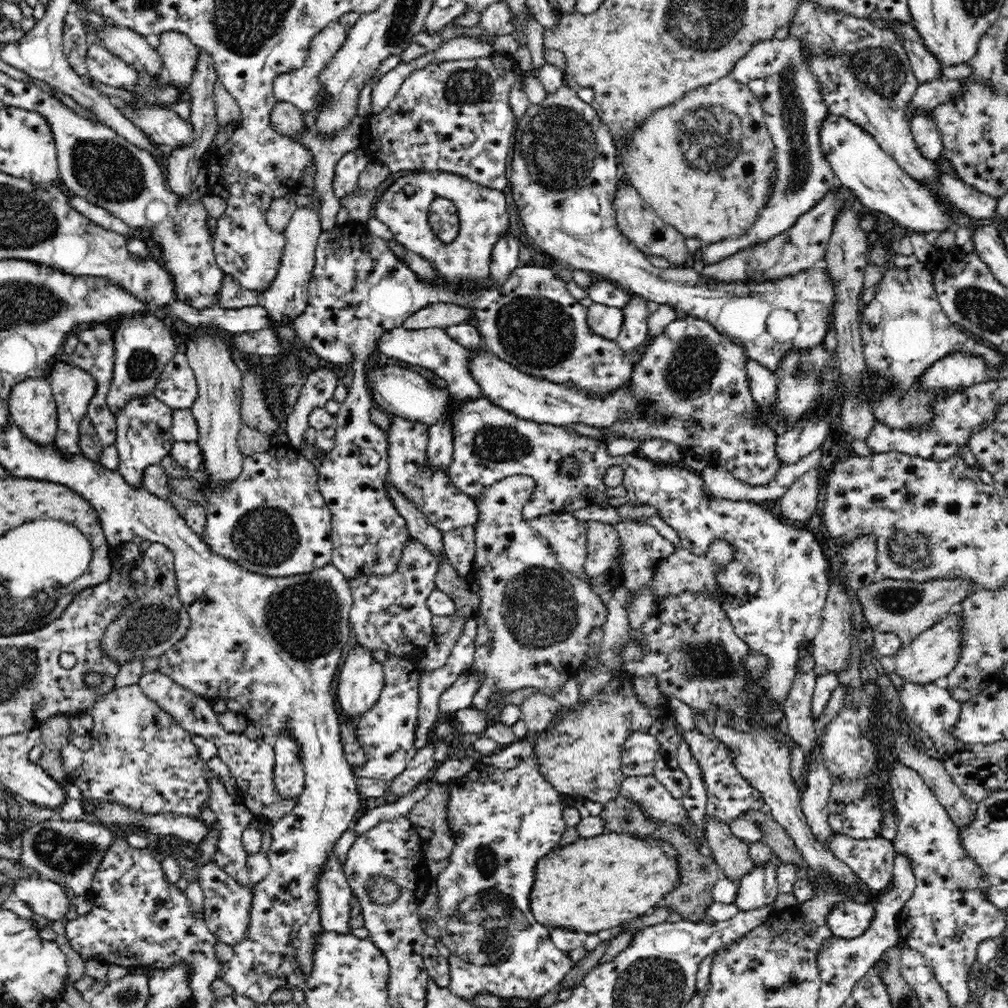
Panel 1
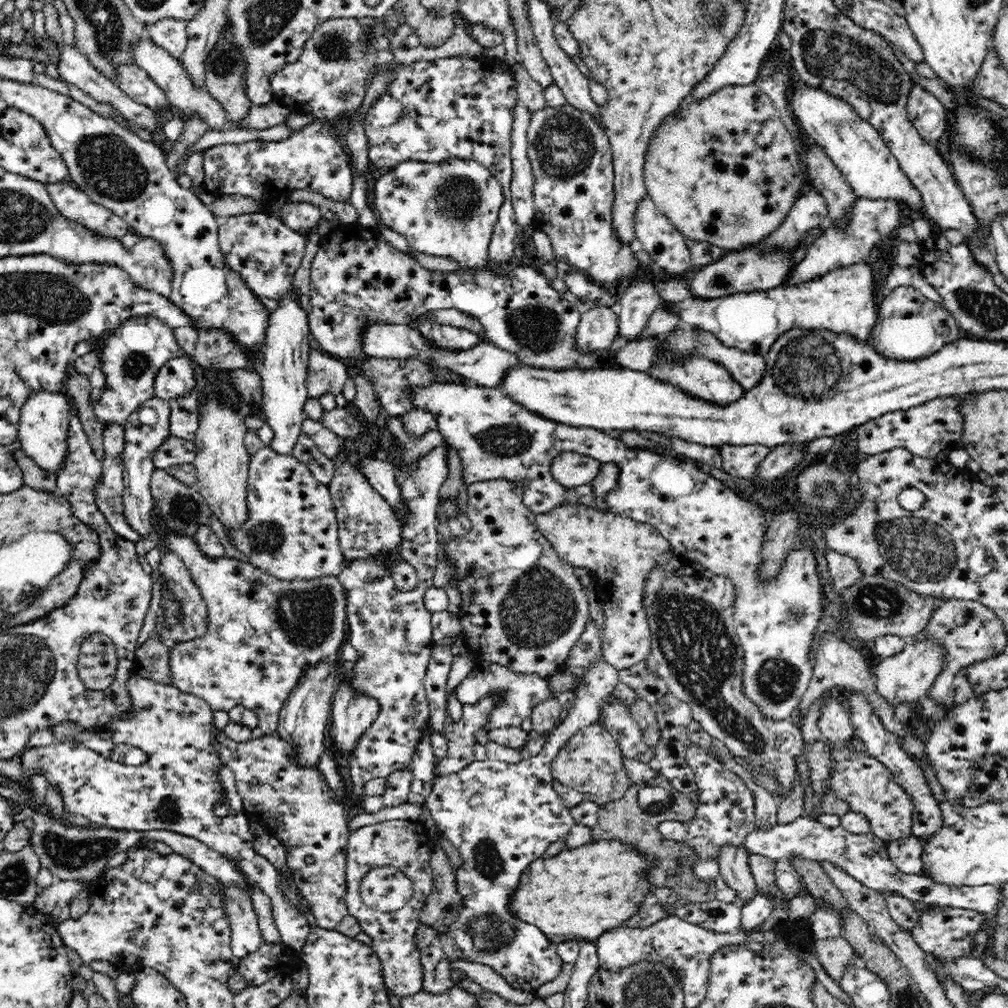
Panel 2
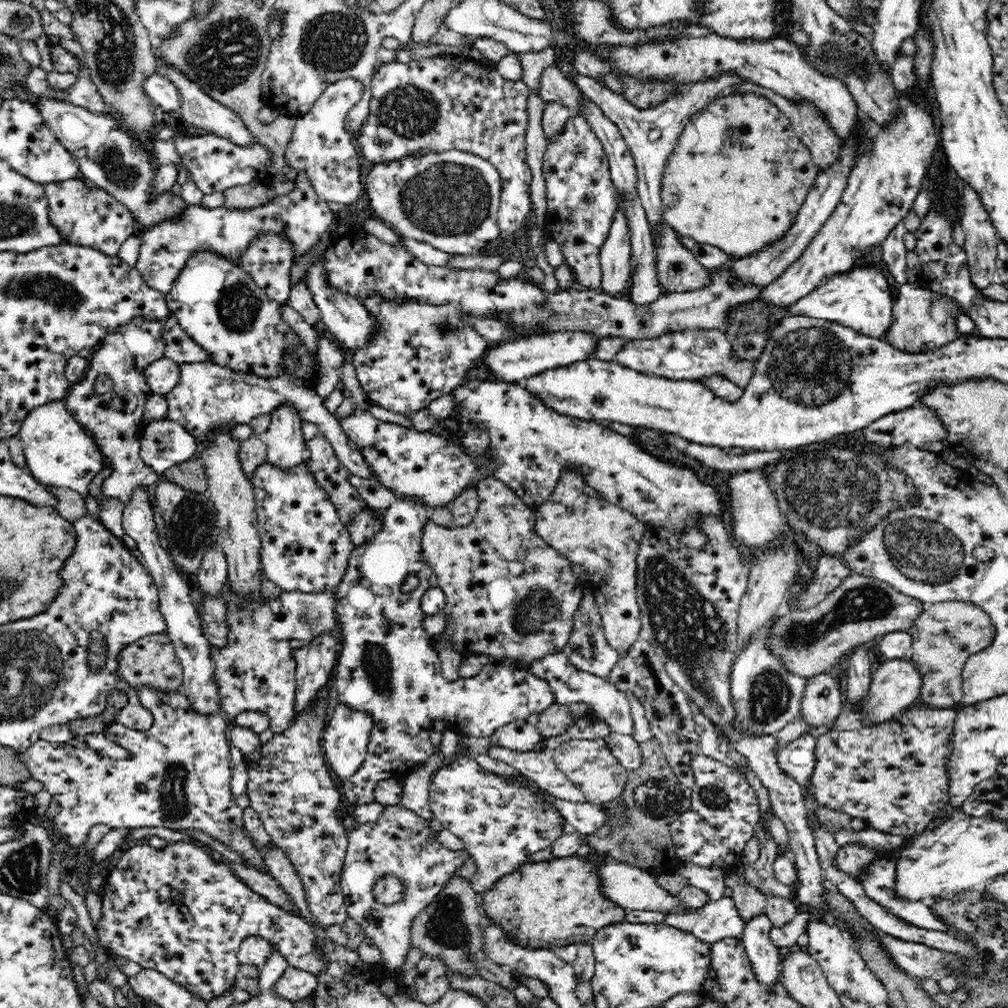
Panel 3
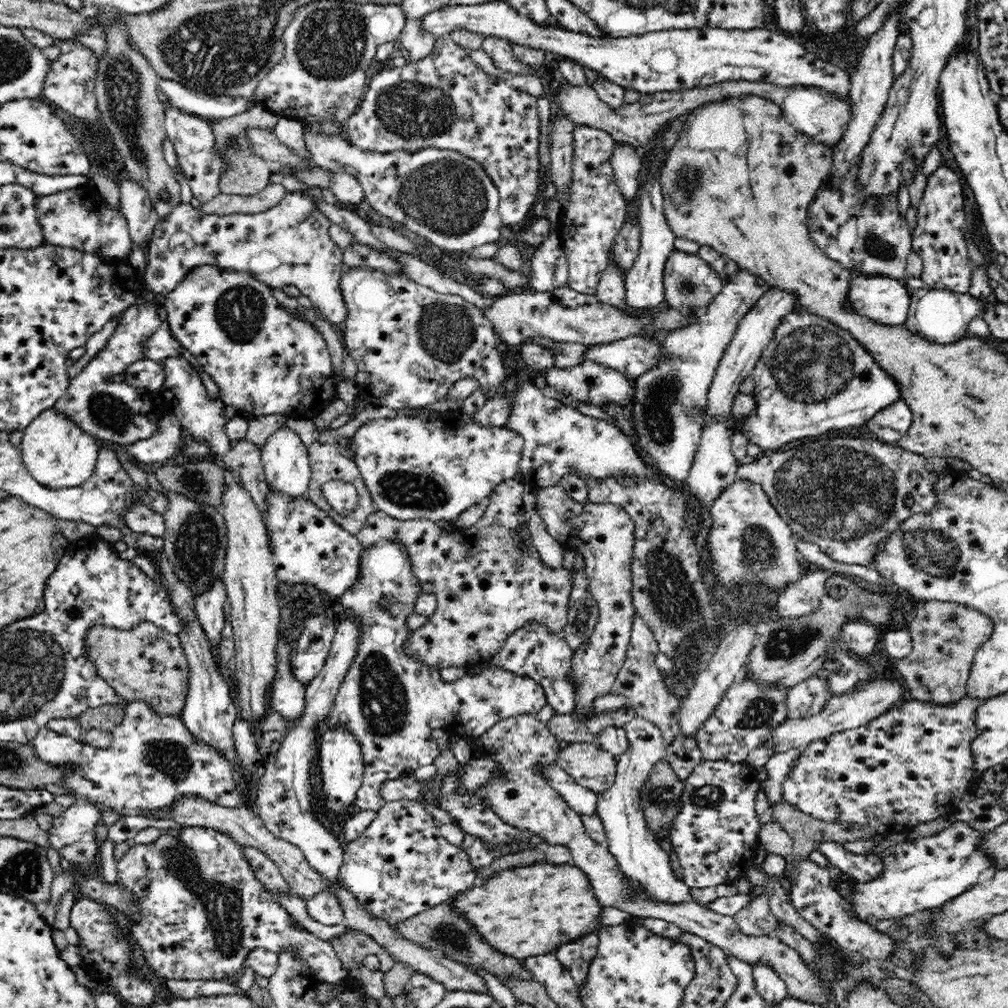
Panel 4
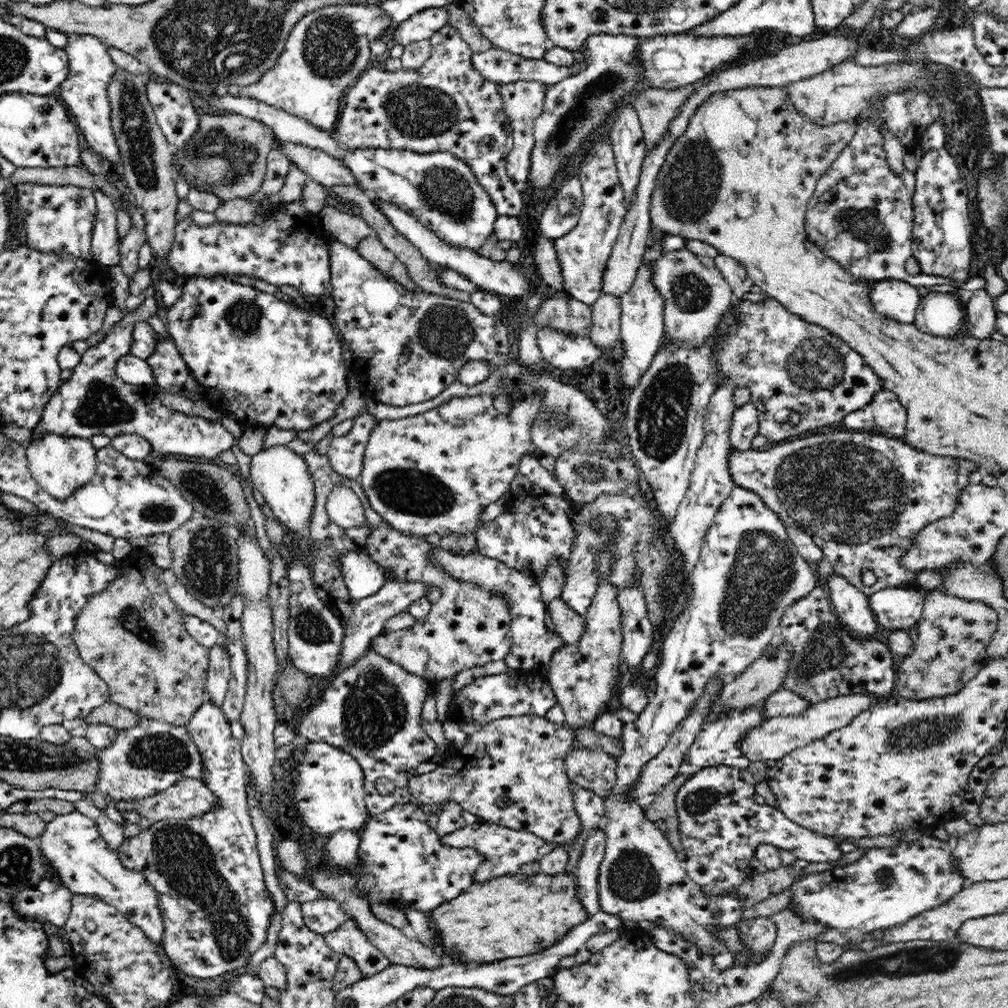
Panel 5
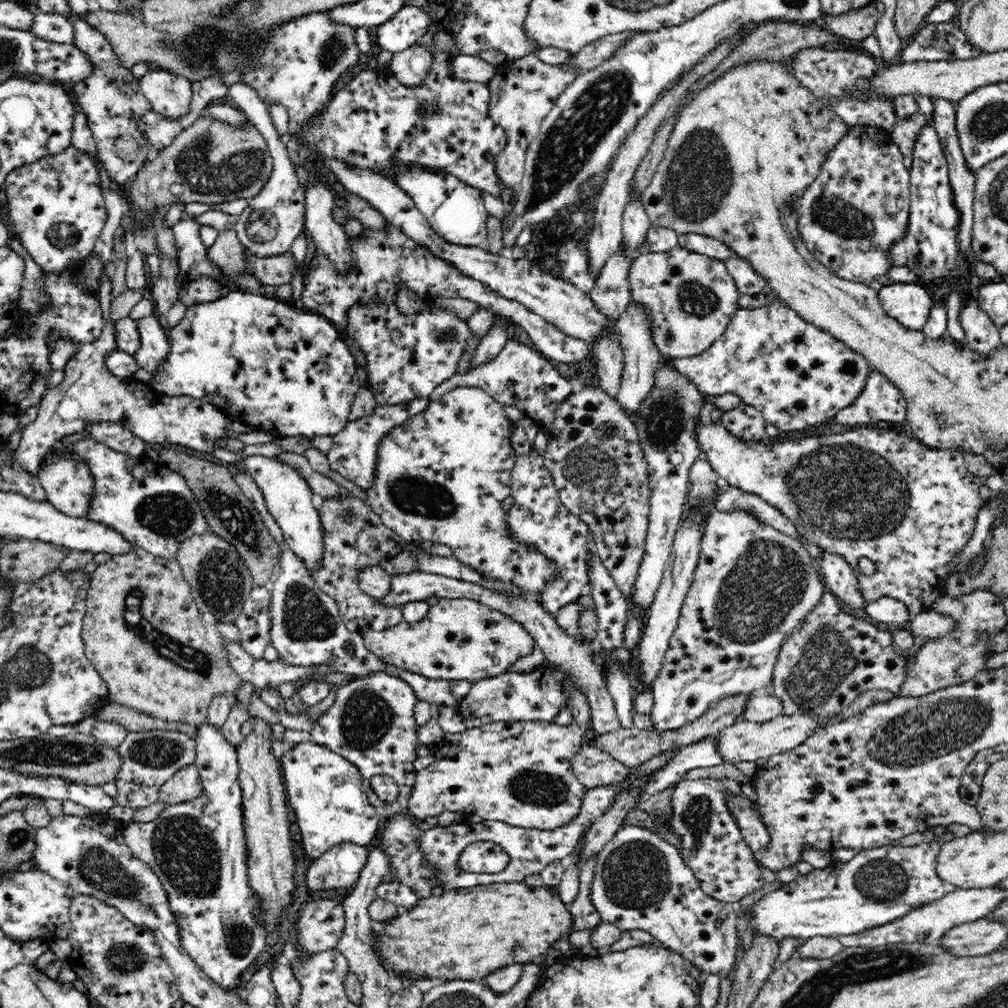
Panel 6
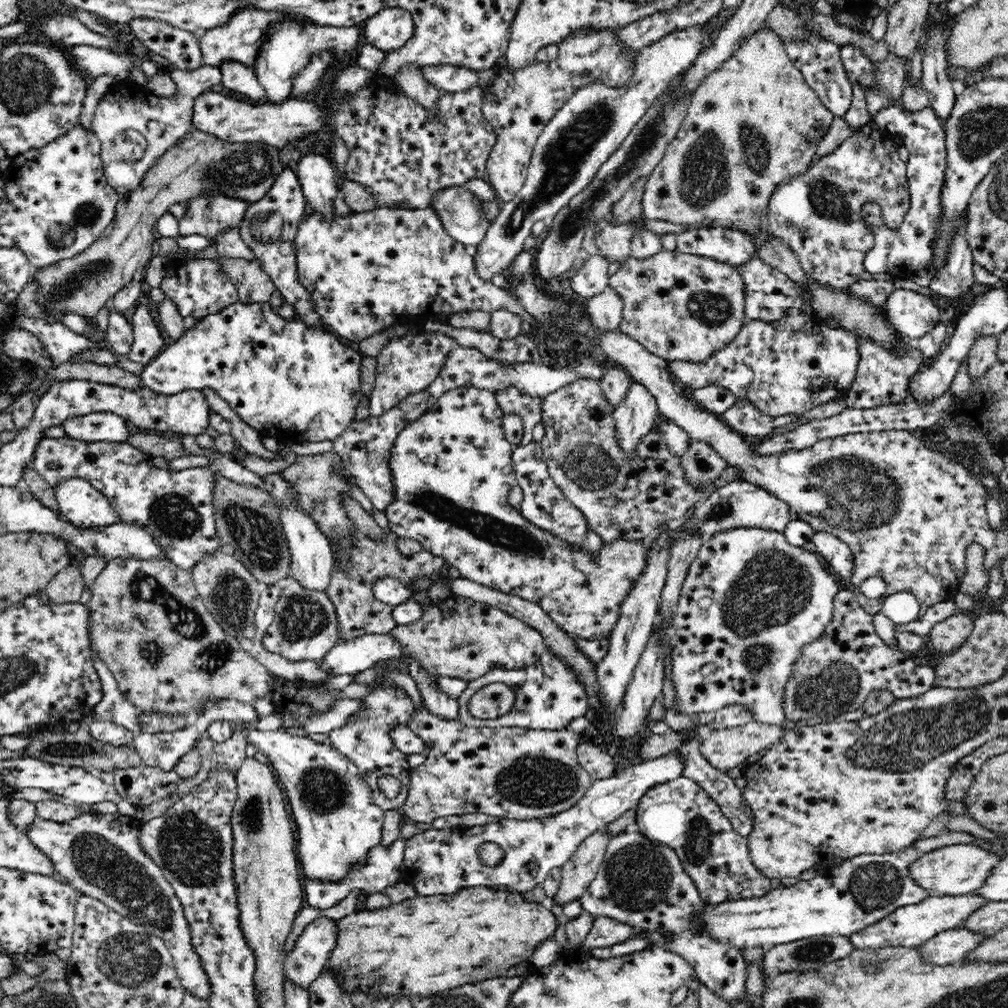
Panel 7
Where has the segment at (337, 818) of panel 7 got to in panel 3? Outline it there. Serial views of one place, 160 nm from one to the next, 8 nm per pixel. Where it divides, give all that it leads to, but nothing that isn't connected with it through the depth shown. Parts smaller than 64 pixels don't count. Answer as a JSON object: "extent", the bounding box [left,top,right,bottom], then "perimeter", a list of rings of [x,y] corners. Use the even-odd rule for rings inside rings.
{"extent":[321,702,374,782],"perimeter":[[[337,702],[332,704],[321,744],[330,768],[342,782],[348,780],[348,777],[352,776],[363,764],[374,724],[371,713],[366,710],[354,709],[350,705]]]}

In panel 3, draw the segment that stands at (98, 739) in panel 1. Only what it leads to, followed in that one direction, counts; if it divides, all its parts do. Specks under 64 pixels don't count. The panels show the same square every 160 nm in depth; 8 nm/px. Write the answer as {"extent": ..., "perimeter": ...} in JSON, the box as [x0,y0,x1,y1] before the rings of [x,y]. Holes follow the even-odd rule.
{"extent":[20,685,270,876],"perimeter":[[[140,685],[137,688],[137,695],[141,705],[152,713],[151,728],[133,730],[120,722],[114,722],[104,732],[110,742],[125,748],[129,753],[128,758],[116,760],[102,756],[87,743],[75,742],[74,739],[64,743],[39,739],[20,754],[20,760],[24,763],[25,770],[30,771],[31,778],[42,782],[44,788],[61,806],[61,811],[53,818],[59,843],[68,848],[70,846],[78,848],[86,844],[89,830],[94,824],[135,828],[162,827],[172,828],[175,831],[196,829],[232,847],[236,853],[244,857],[244,864],[270,876],[262,854],[245,828],[243,809],[238,807],[234,794],[230,791],[232,758],[227,744],[227,726],[230,721],[222,714],[202,713],[194,709],[194,705],[181,690],[162,691],[162,689],[152,689],[148,685]]]}

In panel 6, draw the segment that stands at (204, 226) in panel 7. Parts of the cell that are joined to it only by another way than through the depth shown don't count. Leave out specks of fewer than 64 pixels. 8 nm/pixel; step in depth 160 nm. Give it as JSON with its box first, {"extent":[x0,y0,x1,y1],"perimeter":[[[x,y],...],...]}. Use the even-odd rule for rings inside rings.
{"extent":[171,217,227,284],"perimeter":[[[190,217],[182,218],[178,223],[171,226],[175,236],[175,243],[179,256],[179,274],[181,279],[190,278],[204,278],[214,277],[214,279],[222,282],[225,280],[227,284],[227,278],[222,274],[222,271],[212,265],[212,262],[208,261],[208,249],[204,247],[202,239],[200,238],[201,224],[196,223],[196,219],[190,219]]]}

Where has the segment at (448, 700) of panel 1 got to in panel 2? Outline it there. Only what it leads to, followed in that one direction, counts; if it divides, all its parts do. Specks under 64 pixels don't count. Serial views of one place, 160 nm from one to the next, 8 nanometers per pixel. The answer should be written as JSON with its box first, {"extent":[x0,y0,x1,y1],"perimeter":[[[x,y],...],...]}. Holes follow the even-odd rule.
{"extent":[453,660,553,732],"perimeter":[[[477,660],[477,666],[453,690],[453,694],[463,706],[475,705],[478,700],[494,692],[499,692],[502,702],[498,701],[495,704],[489,721],[484,725],[488,732],[492,731],[492,728],[520,727],[522,722],[530,718],[534,706],[553,697],[547,680],[541,679],[539,675],[516,675],[500,664],[486,663],[482,660]]]}

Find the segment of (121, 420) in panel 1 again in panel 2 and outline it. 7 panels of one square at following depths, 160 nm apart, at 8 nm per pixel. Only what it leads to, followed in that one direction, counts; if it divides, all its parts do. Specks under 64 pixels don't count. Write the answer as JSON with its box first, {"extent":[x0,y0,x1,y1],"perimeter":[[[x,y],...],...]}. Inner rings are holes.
{"extent":[122,398,170,538],"perimeter":[[[160,398],[146,400],[143,404],[137,406],[136,410],[128,416],[124,424],[125,443],[122,454],[124,470],[122,470],[124,479],[124,492],[122,504],[124,505],[124,516],[132,530],[139,532],[143,538],[151,538],[151,526],[149,526],[149,514],[155,509],[155,504],[151,495],[150,482],[152,472],[155,470],[154,452],[156,448],[162,446],[168,440],[170,407],[169,402]],[[152,408],[156,412],[154,424],[142,424],[140,420],[140,410]]]}

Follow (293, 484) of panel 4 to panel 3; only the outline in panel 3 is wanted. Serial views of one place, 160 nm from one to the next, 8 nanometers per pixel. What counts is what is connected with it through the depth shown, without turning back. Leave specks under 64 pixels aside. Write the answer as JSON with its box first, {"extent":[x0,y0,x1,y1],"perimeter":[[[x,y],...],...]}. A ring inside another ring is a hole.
{"extent":[257,404,307,469],"perimeter":[[[291,404],[277,406],[269,413],[266,432],[257,437],[267,446],[267,461],[282,469],[304,463],[307,457],[303,420]]]}

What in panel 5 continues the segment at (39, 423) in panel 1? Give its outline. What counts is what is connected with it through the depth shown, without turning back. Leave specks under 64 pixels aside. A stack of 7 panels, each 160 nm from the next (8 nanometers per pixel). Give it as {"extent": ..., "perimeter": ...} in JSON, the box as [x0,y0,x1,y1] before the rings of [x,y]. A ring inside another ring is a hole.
{"extent":[25,432,97,499],"perimeter":[[[42,432],[32,437],[25,447],[28,468],[34,480],[53,497],[63,499],[95,476],[97,470],[96,449],[90,439],[64,436],[62,433]]]}

